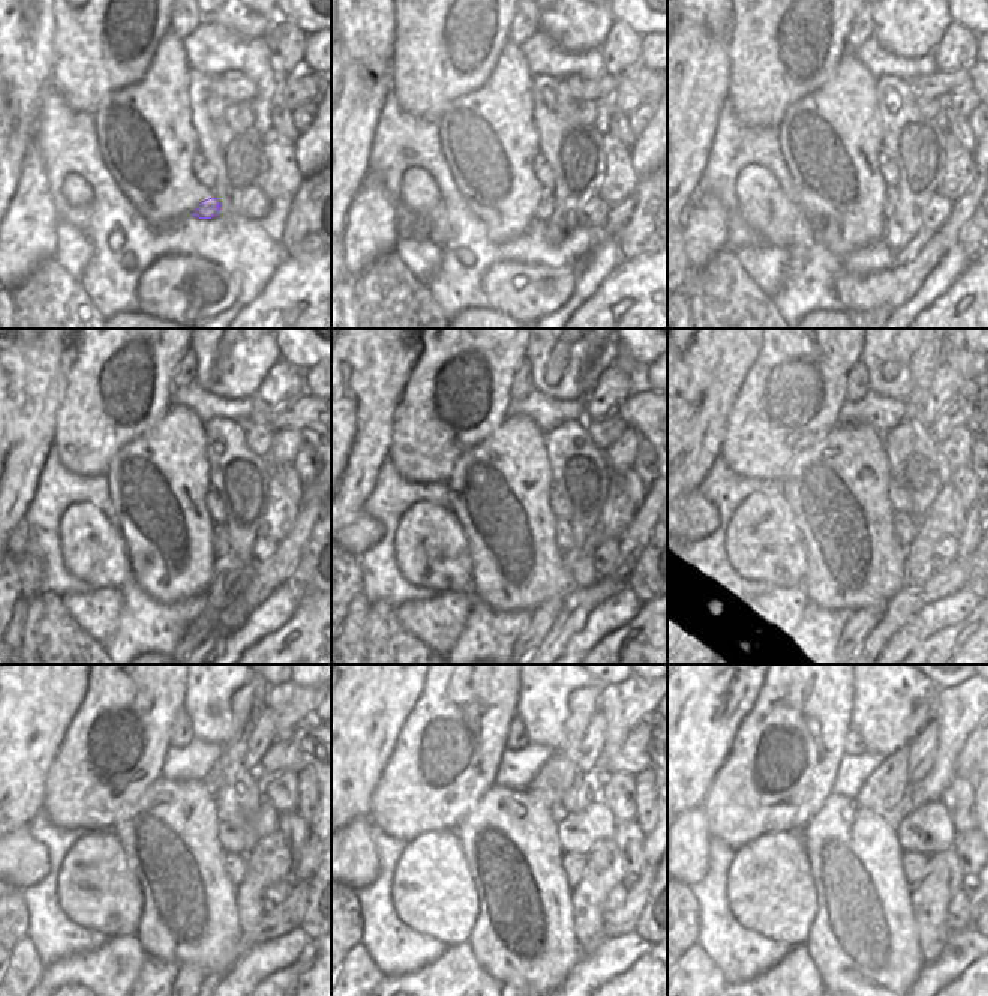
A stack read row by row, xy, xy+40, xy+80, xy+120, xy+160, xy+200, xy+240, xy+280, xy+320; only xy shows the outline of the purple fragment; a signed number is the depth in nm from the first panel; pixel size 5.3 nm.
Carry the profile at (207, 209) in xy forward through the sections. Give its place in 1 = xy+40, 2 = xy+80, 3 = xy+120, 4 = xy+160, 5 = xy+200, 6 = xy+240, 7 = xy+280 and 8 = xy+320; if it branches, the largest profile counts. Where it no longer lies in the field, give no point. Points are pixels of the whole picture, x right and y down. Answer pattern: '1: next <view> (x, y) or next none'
1: next xy+40 (546, 207)
2: next xy+80 (891, 194)
3: next xy+120 (219, 533)
4: next xy+160 (562, 531)
5: next xy+200 (904, 527)
6: next xy+240 (234, 864)
7: next xy+280 (573, 863)
8: next xy+320 (915, 864)

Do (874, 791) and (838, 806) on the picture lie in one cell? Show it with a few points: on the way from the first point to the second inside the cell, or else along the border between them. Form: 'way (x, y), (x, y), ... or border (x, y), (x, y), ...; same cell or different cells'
border (853, 798), (885, 819); different cells

